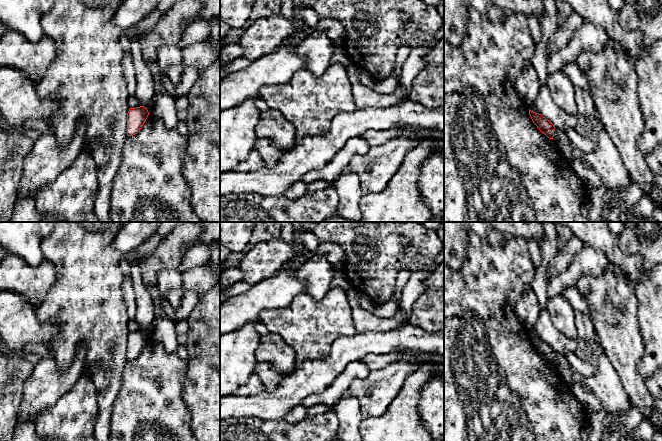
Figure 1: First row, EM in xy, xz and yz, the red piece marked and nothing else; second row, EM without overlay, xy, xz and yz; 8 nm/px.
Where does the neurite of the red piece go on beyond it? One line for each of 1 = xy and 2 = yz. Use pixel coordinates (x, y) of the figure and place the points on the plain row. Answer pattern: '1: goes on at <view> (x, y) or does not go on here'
1: does not go on here
2: does not go on here

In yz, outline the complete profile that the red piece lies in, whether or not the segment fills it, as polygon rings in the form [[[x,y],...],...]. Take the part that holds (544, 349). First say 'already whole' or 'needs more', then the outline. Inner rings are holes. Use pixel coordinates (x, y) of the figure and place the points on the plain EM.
already whole | [[[529,333],[529,339],[537,352],[544,357],[549,363],[554,361],[554,349],[539,337],[535,337]]]

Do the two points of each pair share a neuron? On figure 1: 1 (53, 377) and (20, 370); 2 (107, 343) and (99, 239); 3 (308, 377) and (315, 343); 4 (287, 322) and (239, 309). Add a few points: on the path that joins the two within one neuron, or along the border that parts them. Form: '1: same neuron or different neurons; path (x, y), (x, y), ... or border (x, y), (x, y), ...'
1: different neurons; border (34, 366), (25, 382), (22, 394)
2: same neuron; path (99, 317), (99, 265)
3: different neurons; border (331, 345), (325, 357), (307, 359), (296, 367)
4: different neurons; border (282, 307), (263, 309), (258, 320)

